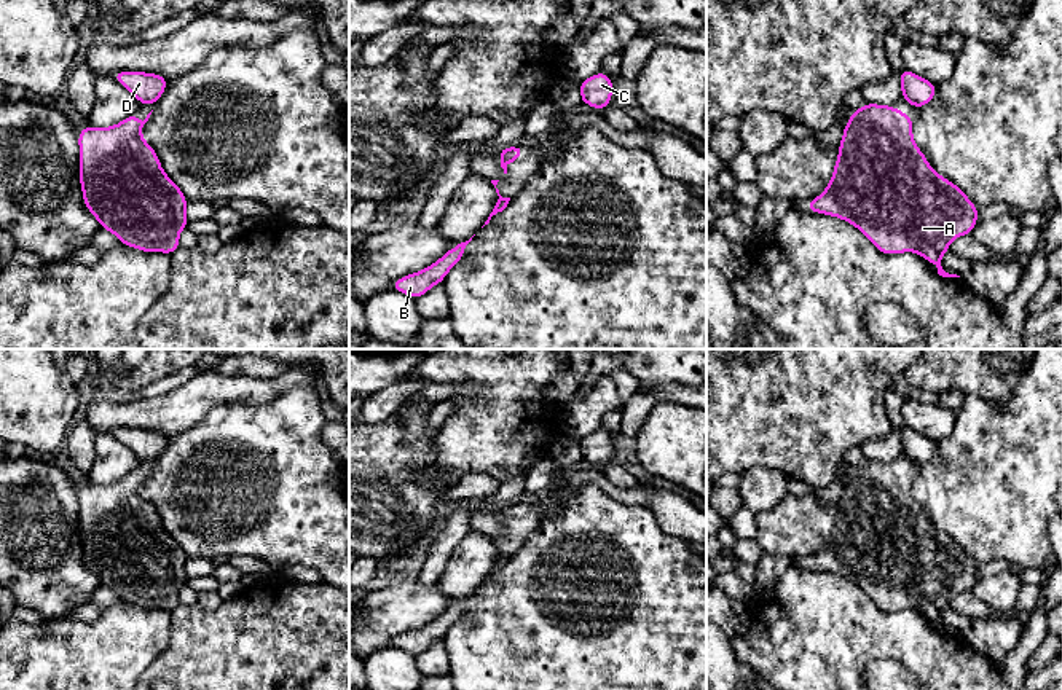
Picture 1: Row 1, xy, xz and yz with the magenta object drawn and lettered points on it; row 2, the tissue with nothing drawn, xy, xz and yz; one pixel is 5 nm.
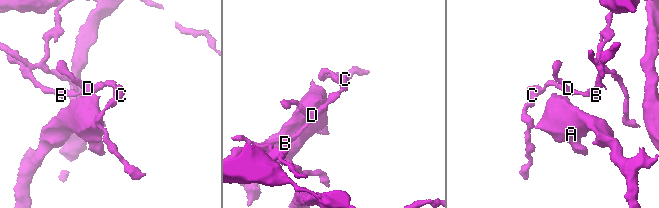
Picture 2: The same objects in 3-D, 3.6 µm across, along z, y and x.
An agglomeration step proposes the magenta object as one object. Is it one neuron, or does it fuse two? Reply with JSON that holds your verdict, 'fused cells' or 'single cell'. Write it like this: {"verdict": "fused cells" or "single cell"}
{"verdict": "fused cells"}

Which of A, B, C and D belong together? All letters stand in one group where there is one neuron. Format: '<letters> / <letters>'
A / B C D

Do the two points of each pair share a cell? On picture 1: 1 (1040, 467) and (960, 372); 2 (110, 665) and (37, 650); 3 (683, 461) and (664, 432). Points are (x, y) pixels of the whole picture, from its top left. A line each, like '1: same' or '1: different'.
1: different
2: same
3: same

